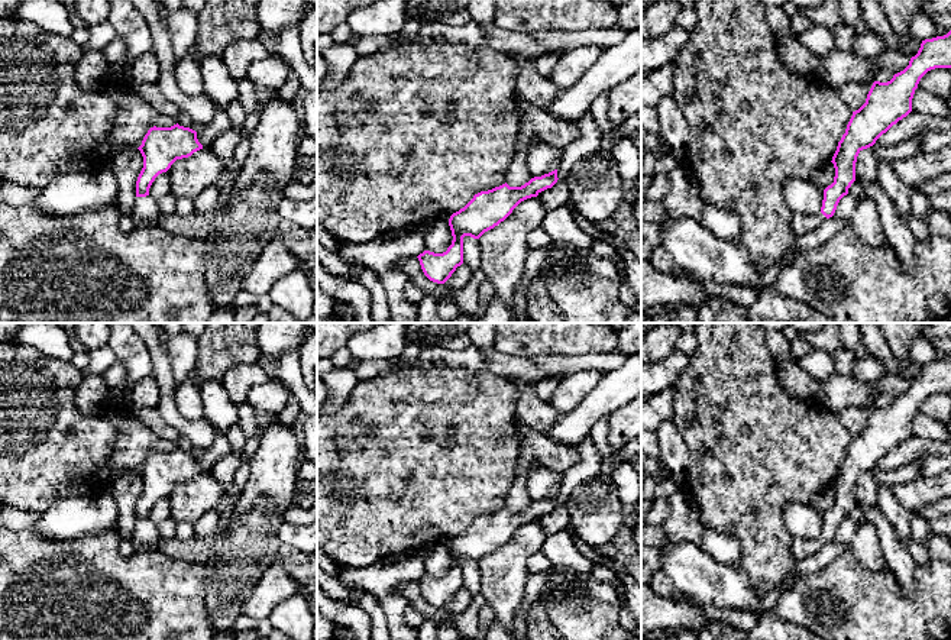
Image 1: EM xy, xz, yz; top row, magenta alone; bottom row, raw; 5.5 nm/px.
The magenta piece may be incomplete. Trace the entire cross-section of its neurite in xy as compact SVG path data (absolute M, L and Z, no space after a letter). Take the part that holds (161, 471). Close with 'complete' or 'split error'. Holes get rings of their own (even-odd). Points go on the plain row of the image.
M177 447L171 452L151 452L138 473L143 481L143 492L136 505L136 521L146 521L159 498L166 497L177 484L203 473L203 469L195 455Z | complete

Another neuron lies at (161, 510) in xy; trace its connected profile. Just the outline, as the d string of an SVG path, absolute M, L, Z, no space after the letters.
M162 497L159 498L155 505L152 507L151 513L149 513L149 520L152 523L155 523L156 526L159 526L164 520L171 517L171 504L169 504L169 498Z

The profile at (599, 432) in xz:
M604 417L604 418L598 420L598 423L591 430L592 442L598 450L598 453L601 455L602 460L609 460L609 459L618 456L618 453L615 453L609 447L608 427L609 427L608 417Z

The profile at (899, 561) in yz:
M855 504L848 513L847 520L866 520L877 529L877 536L887 566L896 575L903 594L908 598L912 598L916 592L916 584L913 579L915 562L908 549L902 544L896 531L890 527L883 513L879 510L879 507L863 508Z

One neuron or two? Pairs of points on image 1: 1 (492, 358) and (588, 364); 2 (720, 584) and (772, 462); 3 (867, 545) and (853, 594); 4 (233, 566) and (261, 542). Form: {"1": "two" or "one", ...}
{"1": "one", "2": "two", "3": "two", "4": "one"}

